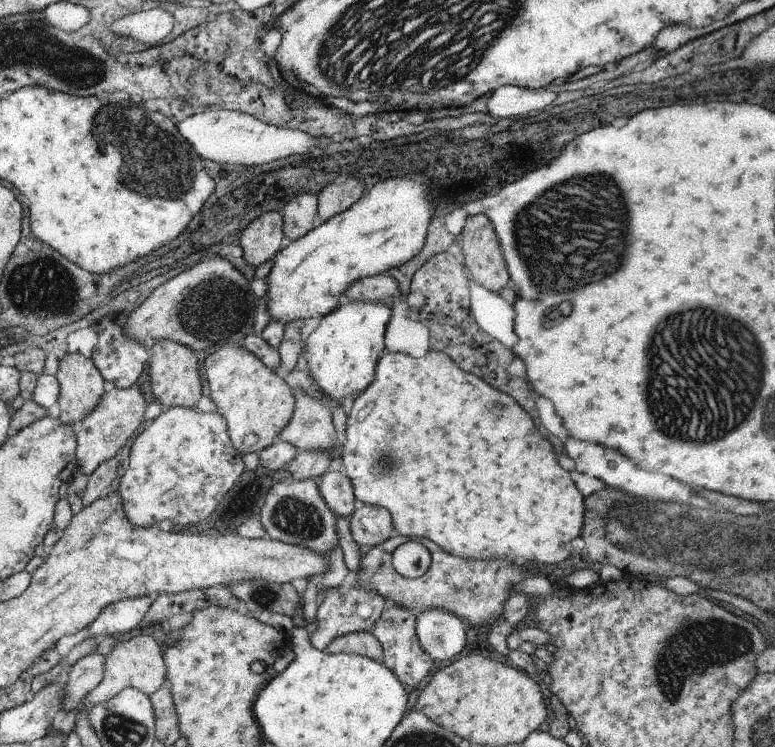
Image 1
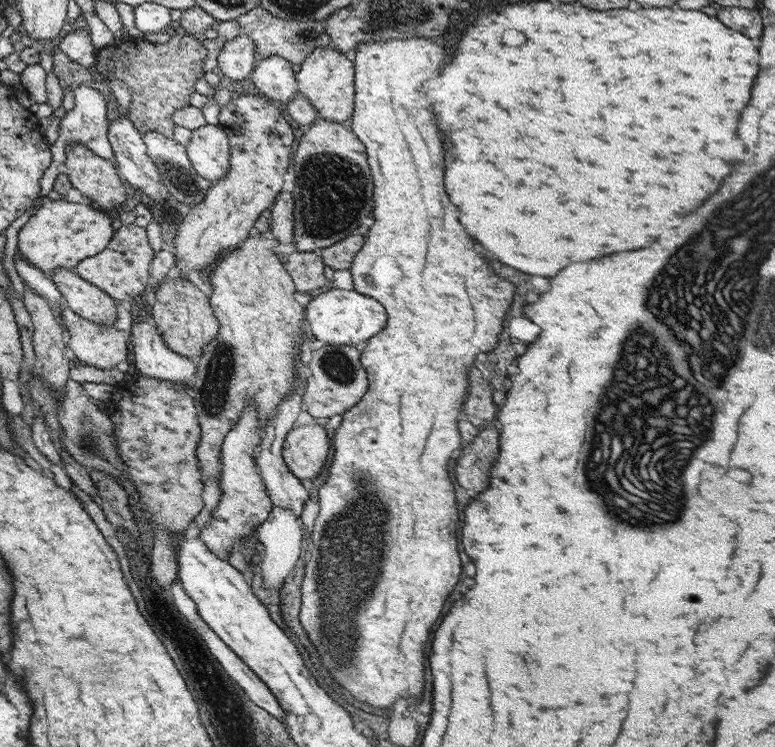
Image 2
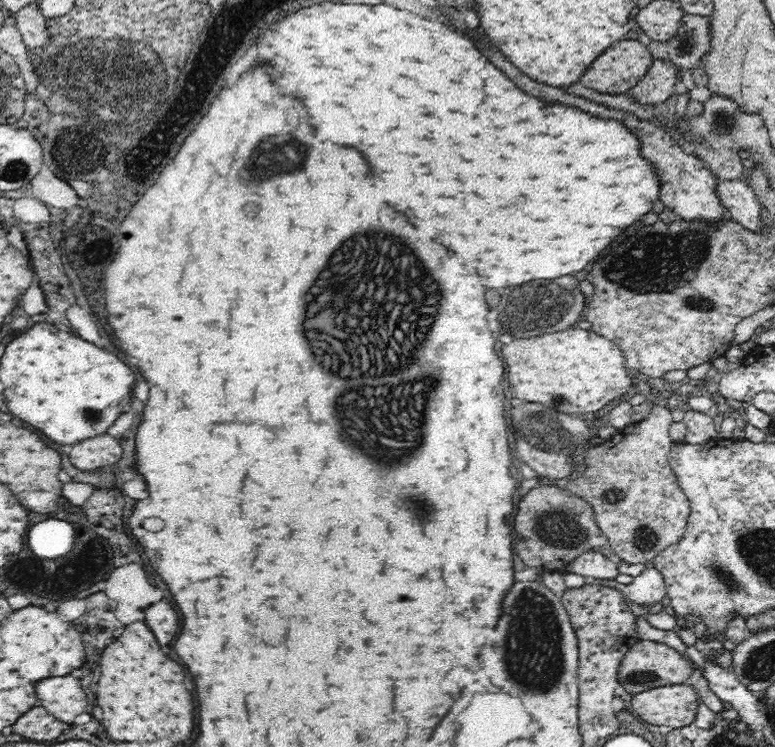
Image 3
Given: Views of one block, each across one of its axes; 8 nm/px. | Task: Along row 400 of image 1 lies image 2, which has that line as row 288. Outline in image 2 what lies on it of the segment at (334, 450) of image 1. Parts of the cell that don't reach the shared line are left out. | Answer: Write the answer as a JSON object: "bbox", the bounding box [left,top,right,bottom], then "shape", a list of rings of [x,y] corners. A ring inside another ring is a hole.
{"bbox":[277,252,327,292],"shape":[[[293,252],[293,254],[277,254],[277,258],[281,260],[281,264],[285,266],[285,270],[289,272],[295,290],[297,292],[321,292],[327,286],[325,274],[323,274],[323,260],[317,252]]]}

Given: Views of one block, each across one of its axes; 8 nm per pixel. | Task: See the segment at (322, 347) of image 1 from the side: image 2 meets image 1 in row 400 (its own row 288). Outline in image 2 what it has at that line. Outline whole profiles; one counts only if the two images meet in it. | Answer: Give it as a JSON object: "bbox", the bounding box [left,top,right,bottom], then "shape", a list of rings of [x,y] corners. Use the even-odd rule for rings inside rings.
{"bbox":[305,288,387,348],"shape":[[[325,288],[317,294],[313,294],[313,300],[305,308],[305,320],[309,326],[309,332],[317,342],[325,342],[331,346],[353,346],[361,348],[367,340],[377,336],[387,322],[387,312],[385,308],[369,298],[363,296],[355,290],[339,290],[339,288]]]}

